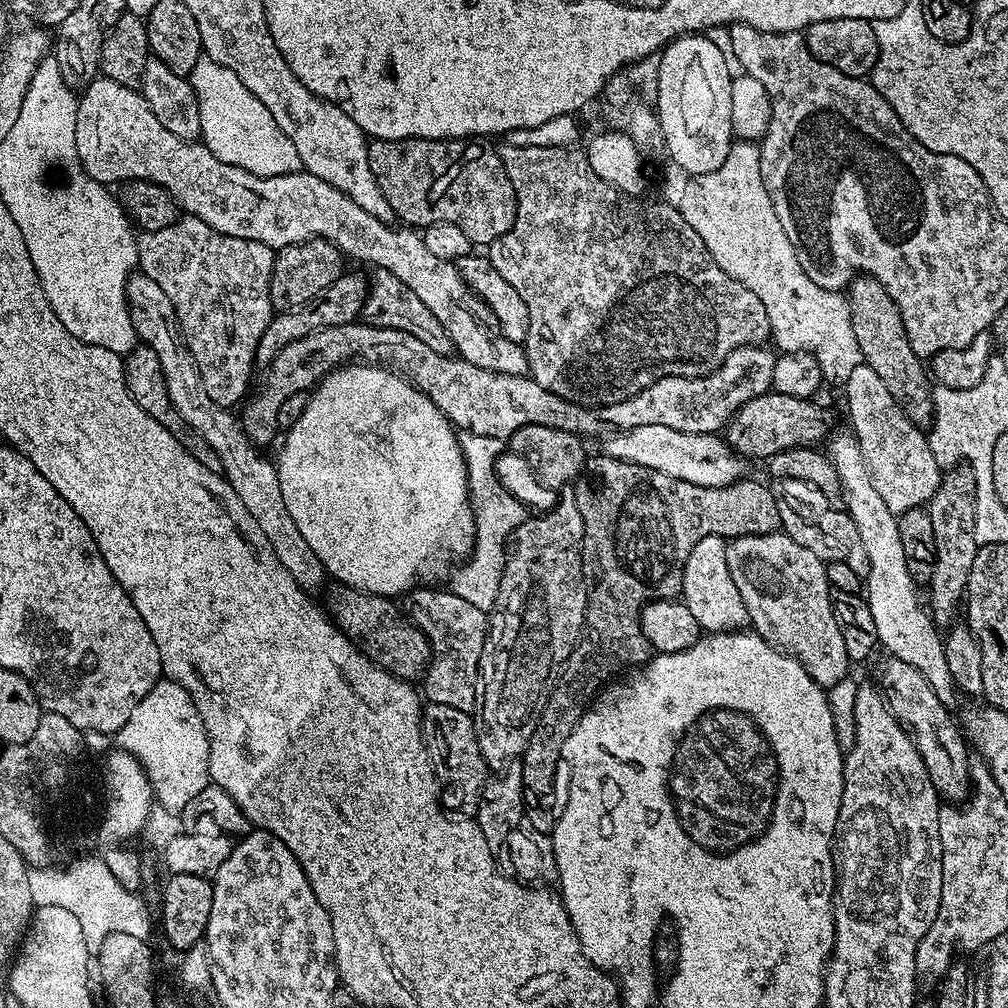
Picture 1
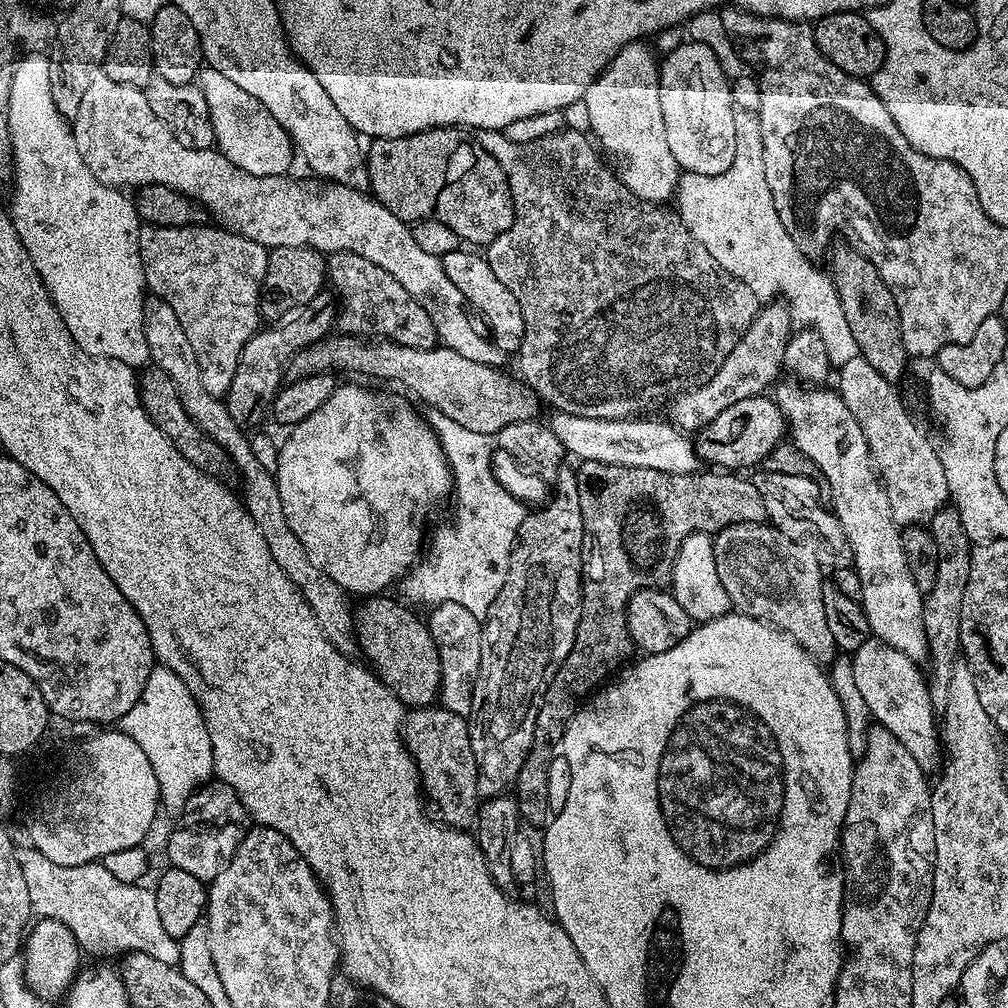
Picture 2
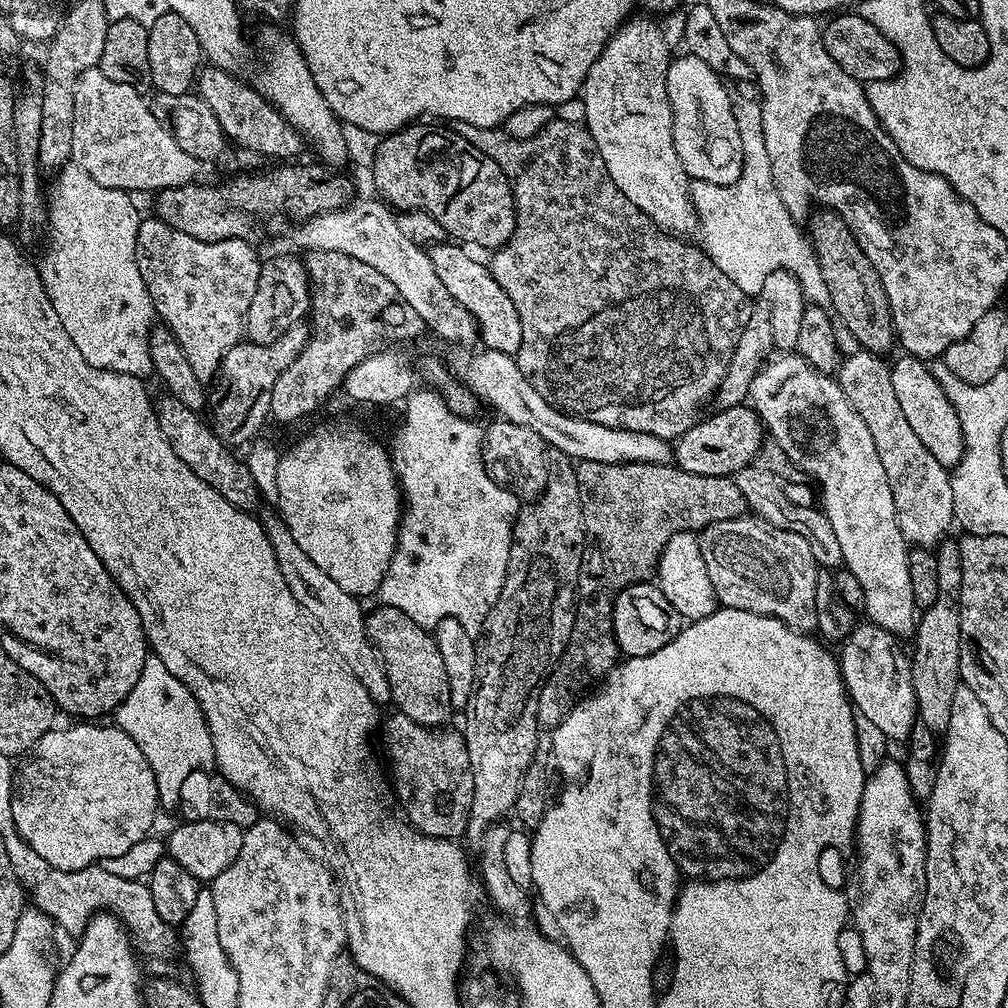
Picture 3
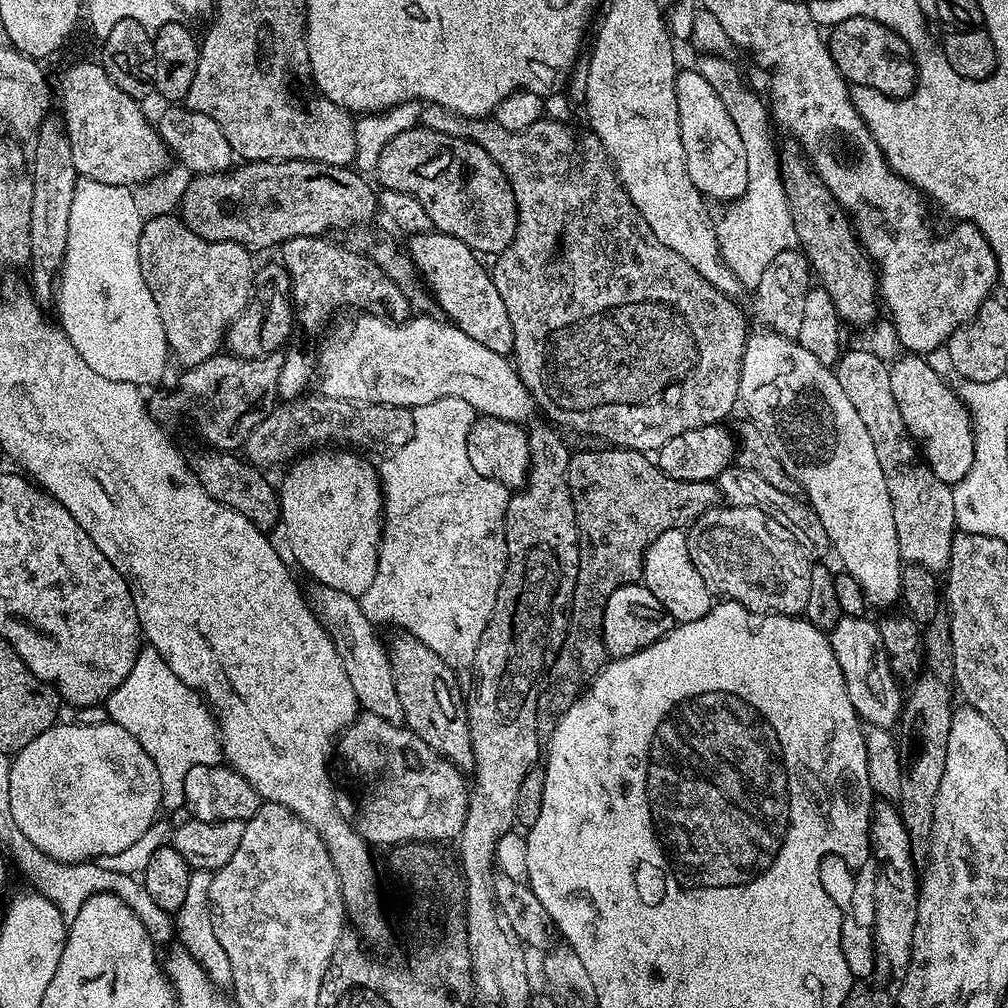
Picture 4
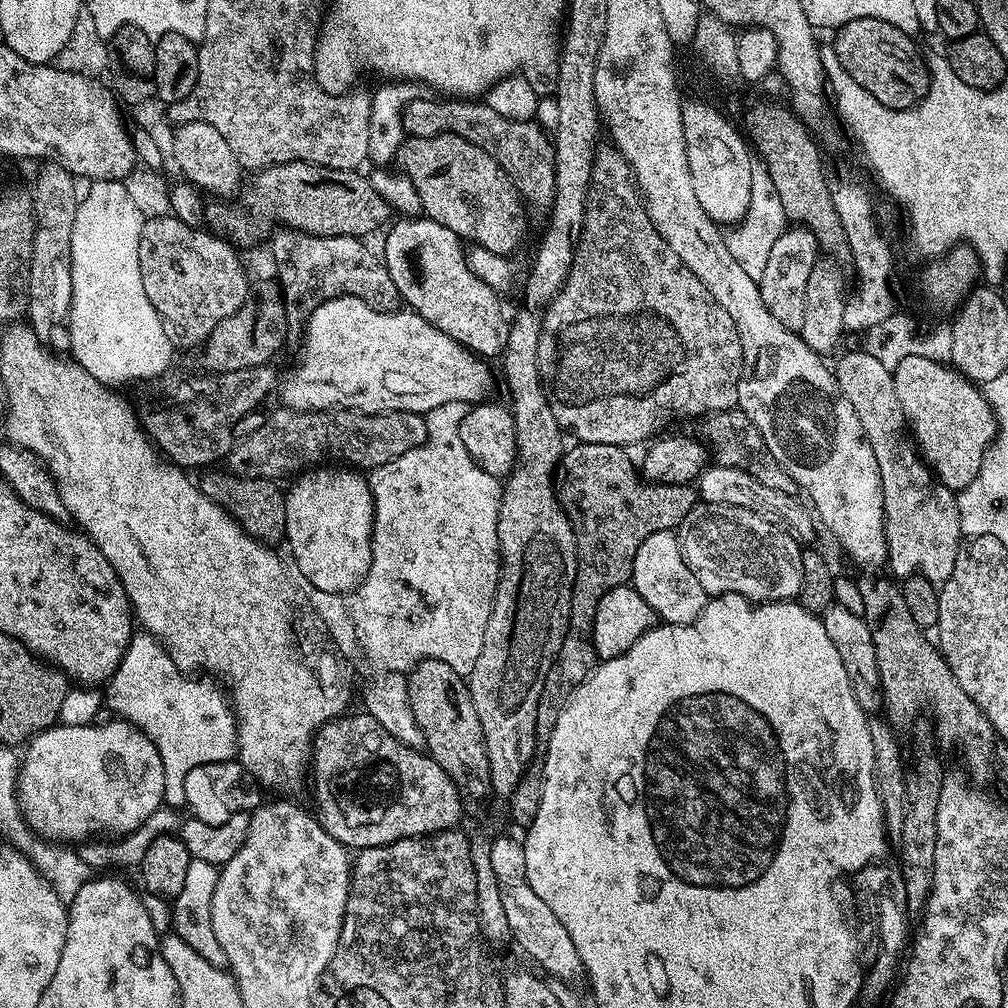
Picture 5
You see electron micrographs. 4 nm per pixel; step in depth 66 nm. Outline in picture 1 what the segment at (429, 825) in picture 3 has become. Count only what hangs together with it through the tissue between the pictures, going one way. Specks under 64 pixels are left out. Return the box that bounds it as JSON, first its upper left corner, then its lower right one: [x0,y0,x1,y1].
[420,702,490,818]

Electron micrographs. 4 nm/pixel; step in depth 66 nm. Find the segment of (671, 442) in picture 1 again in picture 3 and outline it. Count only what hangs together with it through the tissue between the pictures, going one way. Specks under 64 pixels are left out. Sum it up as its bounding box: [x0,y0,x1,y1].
[463,350,674,464]

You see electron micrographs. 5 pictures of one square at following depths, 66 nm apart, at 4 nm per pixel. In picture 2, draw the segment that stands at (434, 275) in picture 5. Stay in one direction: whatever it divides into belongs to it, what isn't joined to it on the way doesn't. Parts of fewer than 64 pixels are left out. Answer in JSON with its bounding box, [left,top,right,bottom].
[443,250,526,354]

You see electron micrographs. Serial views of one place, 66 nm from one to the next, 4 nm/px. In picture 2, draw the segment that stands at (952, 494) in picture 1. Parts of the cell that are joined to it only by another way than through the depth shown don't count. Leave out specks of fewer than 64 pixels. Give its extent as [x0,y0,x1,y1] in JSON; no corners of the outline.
[924,506,973,710]

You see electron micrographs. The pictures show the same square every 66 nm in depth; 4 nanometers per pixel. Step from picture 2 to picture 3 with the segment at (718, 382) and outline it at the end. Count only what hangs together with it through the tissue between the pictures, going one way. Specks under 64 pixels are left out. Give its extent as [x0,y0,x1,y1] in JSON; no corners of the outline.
[714,270,805,408]

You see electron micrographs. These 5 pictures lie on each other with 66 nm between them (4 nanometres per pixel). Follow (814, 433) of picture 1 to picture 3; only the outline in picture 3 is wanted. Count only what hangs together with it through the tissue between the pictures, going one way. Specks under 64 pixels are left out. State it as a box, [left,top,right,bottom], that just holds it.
[674,406,766,477]

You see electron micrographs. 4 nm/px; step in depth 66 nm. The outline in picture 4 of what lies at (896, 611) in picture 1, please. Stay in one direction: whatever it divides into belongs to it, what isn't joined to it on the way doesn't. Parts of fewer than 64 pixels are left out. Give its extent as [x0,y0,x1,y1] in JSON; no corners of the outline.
[738,330,906,608]

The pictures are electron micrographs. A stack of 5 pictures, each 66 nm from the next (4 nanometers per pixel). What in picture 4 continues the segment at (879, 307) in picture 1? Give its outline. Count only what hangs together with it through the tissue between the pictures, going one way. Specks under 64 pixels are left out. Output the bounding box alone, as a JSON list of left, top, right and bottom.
[780,155,878,329]

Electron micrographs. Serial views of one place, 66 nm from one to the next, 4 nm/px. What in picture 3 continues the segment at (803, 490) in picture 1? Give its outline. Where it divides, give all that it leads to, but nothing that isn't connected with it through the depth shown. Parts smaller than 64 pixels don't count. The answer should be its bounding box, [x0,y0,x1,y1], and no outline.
[734,466,843,570]

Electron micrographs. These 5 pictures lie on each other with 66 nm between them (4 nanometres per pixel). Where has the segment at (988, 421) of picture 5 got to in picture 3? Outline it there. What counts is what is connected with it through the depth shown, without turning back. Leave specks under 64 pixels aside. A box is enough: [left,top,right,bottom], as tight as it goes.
[890,354,964,469]

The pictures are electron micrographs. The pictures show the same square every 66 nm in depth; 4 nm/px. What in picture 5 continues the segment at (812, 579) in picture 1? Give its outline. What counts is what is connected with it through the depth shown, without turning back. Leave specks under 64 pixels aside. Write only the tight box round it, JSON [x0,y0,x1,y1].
[678,502,802,602]

